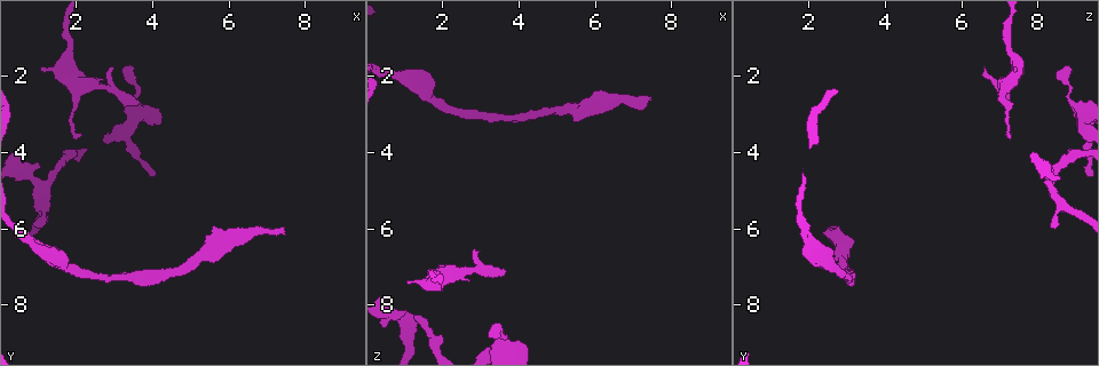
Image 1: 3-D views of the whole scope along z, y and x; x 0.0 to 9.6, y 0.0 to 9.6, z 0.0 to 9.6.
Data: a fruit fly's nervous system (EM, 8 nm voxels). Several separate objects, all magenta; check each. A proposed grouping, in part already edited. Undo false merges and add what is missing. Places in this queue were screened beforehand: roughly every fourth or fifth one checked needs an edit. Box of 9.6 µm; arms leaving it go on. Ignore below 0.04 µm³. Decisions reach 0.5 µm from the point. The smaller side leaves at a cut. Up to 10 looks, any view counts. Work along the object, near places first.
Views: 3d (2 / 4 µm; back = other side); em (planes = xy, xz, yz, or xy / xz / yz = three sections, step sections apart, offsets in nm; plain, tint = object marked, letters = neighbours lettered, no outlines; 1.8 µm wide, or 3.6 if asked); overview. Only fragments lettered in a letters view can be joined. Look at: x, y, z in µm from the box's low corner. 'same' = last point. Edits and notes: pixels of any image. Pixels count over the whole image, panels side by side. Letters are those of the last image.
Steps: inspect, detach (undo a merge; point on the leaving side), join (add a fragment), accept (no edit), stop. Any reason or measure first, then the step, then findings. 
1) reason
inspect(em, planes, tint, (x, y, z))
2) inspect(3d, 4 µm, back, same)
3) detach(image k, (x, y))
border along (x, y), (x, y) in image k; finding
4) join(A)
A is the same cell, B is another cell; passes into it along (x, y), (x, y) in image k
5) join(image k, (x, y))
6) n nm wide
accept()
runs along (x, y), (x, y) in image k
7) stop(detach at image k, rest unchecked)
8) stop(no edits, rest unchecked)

three arms meet
inspect(3d, 4 µm, (3.45, 3.25, 9.15))

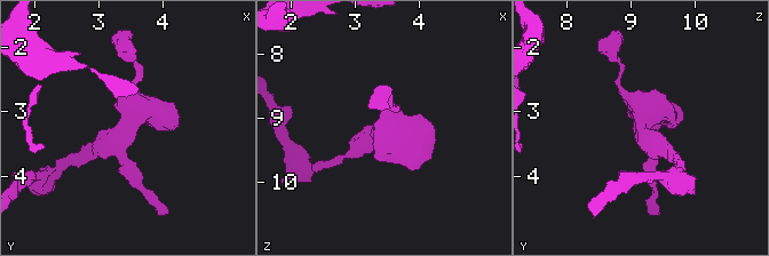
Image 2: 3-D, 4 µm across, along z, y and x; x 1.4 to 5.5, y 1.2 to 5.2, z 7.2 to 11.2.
inspect(em, planes, tint, (3.50, 3.25, 9.15))

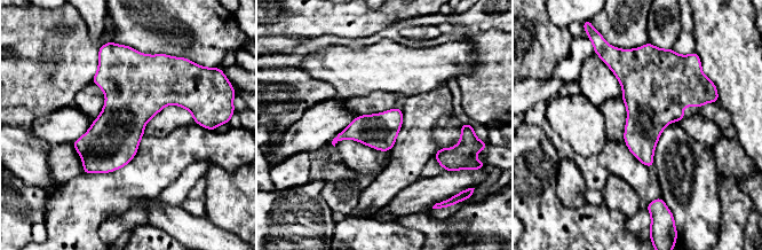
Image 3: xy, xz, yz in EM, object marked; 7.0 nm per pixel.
what lies round it
inspect(em, planes, letters, same)

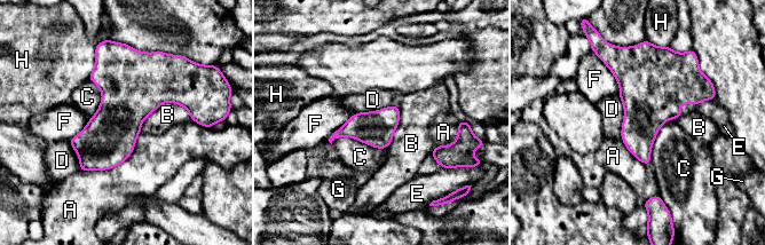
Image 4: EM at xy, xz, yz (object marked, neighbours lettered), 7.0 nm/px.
accept()
A, B, C, D, E, F, G and H are other cells; border along (190, 113), (163, 102), (140, 132) in image 4; continuous, no second neuron

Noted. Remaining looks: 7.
inspect(3d, 2 µm, (3.60, 2.75, 7.10))

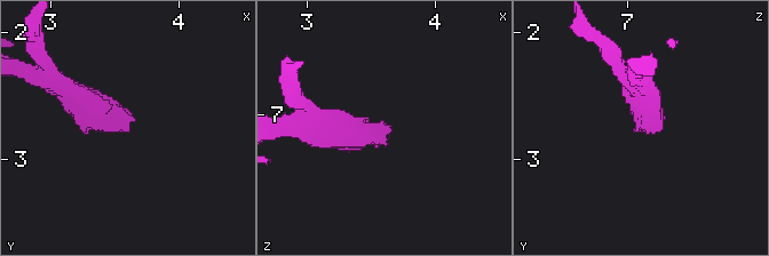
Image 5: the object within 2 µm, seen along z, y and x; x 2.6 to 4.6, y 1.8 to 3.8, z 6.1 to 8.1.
need the tissue
inspect(em, planes, letters, (3.62, 2.78, 7.06))

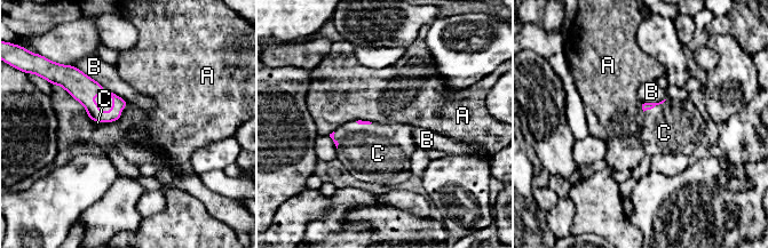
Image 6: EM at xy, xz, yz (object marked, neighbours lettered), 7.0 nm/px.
A touches over 340 nm
join(C)
C is the same cell, A and B are other cells; passes into it along (646, 106), (655, 105), (664, 133) in image 6; the neuron continues

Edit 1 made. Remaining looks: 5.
inspect(overview)

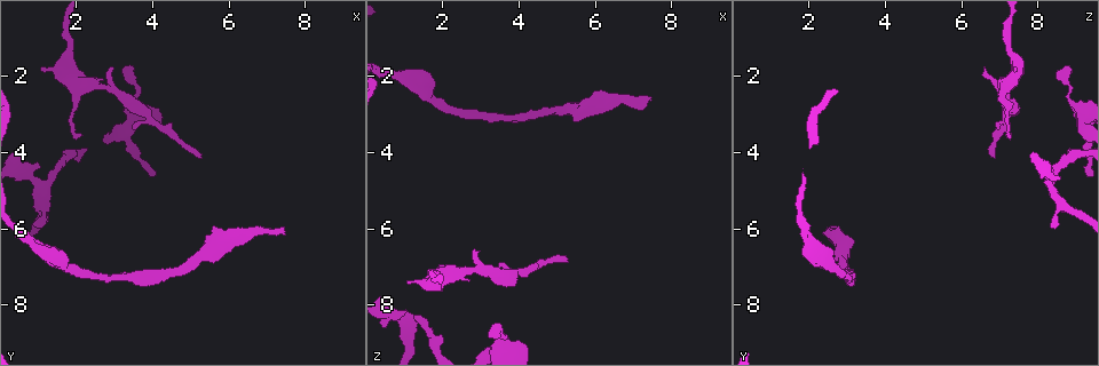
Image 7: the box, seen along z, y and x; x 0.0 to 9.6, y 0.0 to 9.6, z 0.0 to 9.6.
thick end
inspect(3d, 2 µm, (1.15, 1.80, 7.40))

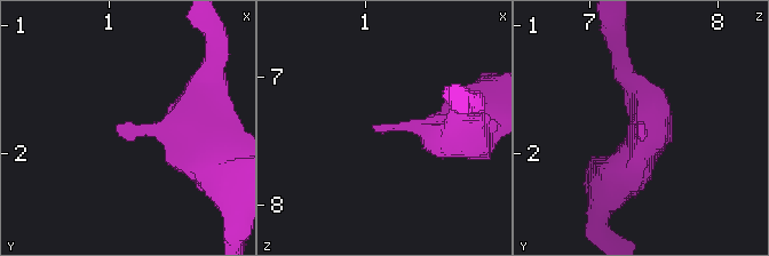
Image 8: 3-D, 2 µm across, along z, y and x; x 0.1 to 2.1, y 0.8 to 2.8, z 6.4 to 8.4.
inspect(em, yz, step 8, tint, (1.08, 1.80, 7.38))

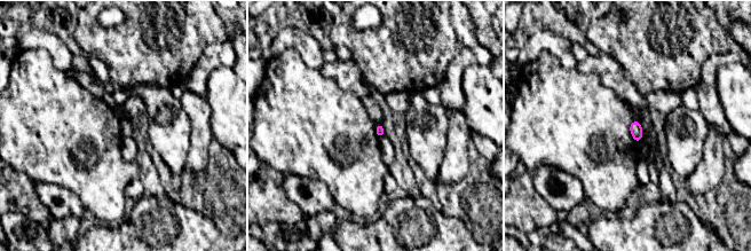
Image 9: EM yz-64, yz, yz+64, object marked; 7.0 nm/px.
cut it another way
inspect(em, planes, letters, same)

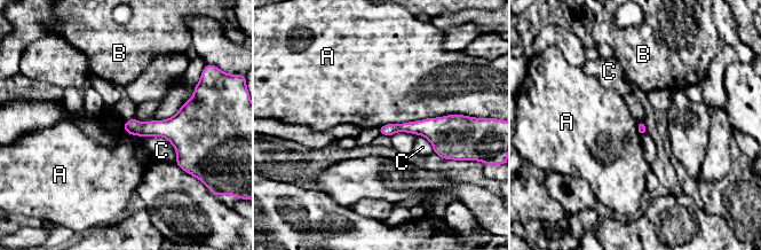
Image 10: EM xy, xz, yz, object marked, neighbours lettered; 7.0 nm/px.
accept()
A, B and C are other cells; border along (460, 114), (387, 123), (378, 127) in image 10; no lettered fragment goes on from it

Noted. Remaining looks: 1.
stop(join at image 6, rest unchecked)

